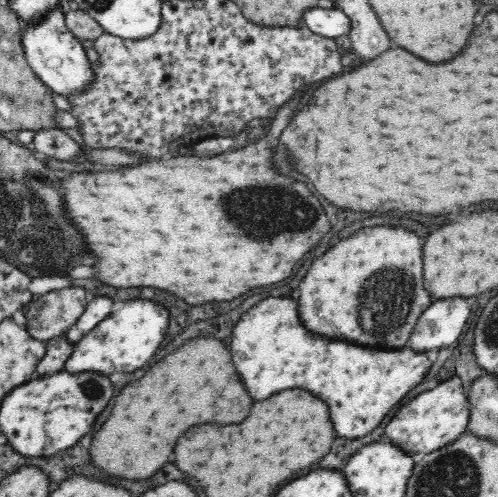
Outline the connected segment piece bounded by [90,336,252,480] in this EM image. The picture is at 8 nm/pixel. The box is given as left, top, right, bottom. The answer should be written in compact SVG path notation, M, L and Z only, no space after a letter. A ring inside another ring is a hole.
M202 336L182 344L156 362L140 380L122 388L110 418L92 438L90 456L110 476L142 480L156 474L170 460L168 456L174 452L176 440L184 430L202 422L238 424L248 416L250 408L252 398L232 364L230 350L220 340ZM146 456L150 458L150 470L144 470Z

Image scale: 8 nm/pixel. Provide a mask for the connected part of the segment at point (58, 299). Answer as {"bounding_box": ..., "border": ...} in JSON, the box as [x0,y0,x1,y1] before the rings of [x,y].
{"bounding_box":[25,288,86,340],"border":[[[64,288],[39,295],[25,307],[26,327],[36,340],[66,332],[86,308],[84,288]]]}

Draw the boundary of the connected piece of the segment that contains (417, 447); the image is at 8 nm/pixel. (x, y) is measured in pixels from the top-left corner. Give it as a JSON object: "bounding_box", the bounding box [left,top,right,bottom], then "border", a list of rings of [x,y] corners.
{"bounding_box":[385,378,471,456],"border":[[[446,378],[440,381],[436,388],[421,392],[406,406],[402,406],[398,410],[398,416],[394,416],[392,422],[386,426],[385,438],[390,438],[410,456],[430,454],[433,450],[454,442],[462,433],[468,431],[471,406],[461,378]]]}

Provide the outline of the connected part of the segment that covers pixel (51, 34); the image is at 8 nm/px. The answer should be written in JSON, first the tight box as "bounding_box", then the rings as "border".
{"bounding_box":[22,8,94,94],"border":[[[60,8],[48,10],[40,20],[28,24],[22,29],[22,50],[24,58],[28,61],[30,69],[41,82],[58,94],[74,94],[88,88],[94,76],[90,69],[88,56],[79,39],[75,37],[66,26],[65,14]]]}

